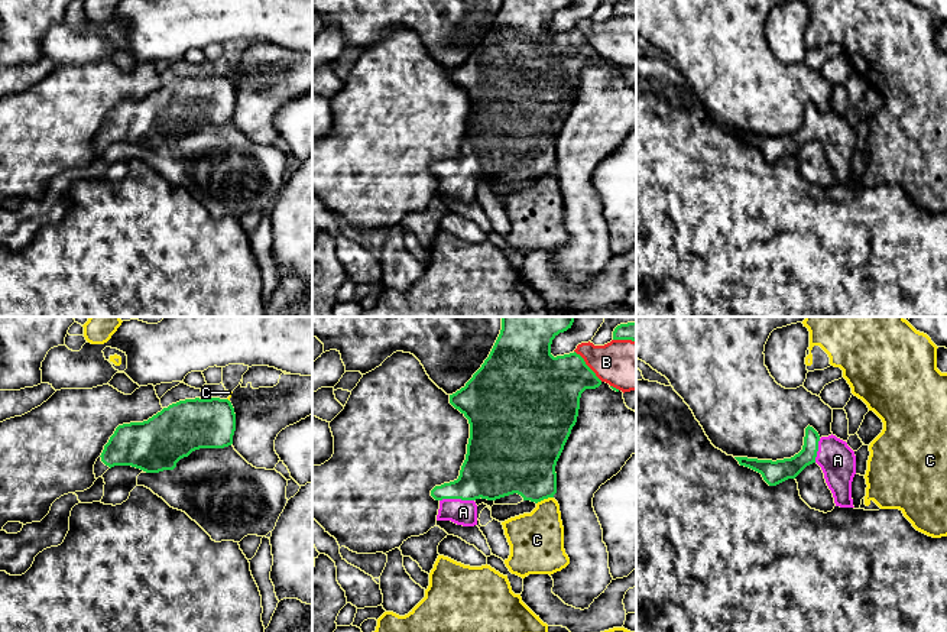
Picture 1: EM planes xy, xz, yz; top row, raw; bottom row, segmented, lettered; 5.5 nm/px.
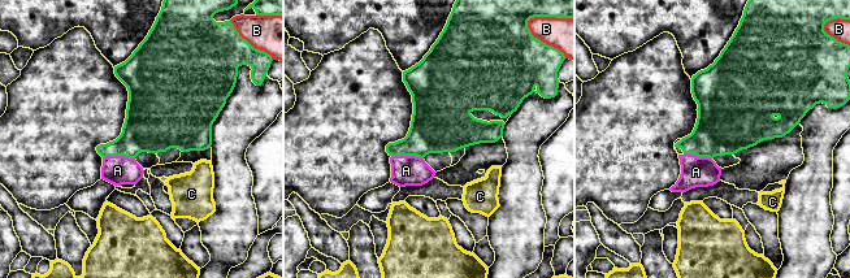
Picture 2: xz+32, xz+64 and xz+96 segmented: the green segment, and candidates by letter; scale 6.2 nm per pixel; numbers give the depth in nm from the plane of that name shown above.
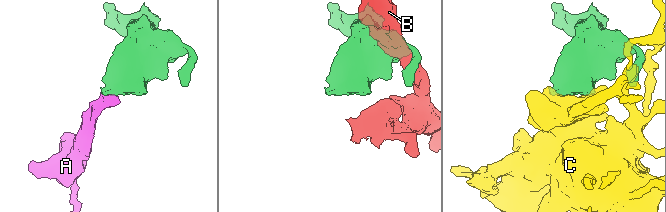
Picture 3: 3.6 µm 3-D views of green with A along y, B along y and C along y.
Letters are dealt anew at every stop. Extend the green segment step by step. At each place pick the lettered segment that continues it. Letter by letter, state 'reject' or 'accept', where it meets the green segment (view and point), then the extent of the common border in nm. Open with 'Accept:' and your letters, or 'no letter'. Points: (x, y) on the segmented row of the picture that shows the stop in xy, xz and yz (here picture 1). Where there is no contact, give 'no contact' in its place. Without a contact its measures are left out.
Accept: A
A: accept; contact xz (456, 498); length 190 nm
B: reject; contact xz (587, 366); length 240 nm
C: reject; contact xz (544, 498); length 100 nm

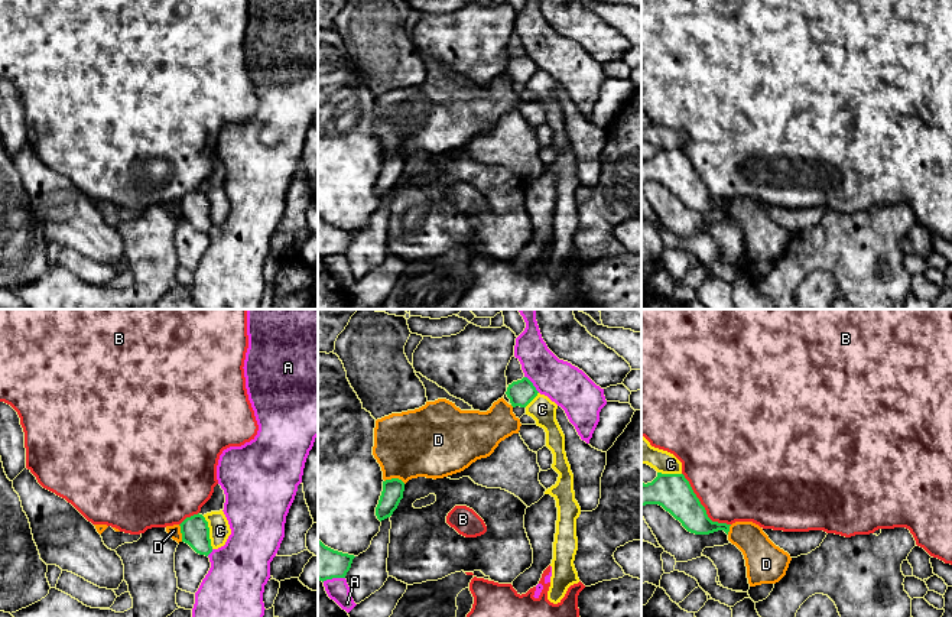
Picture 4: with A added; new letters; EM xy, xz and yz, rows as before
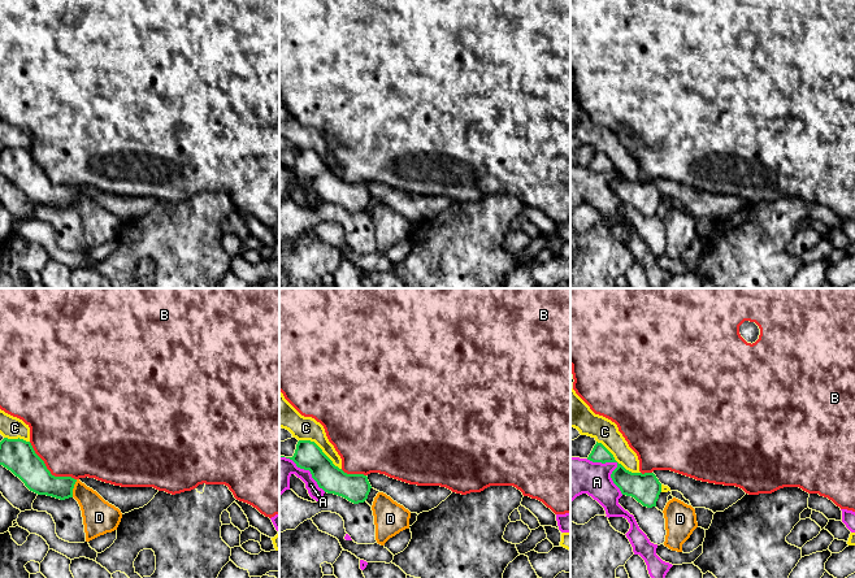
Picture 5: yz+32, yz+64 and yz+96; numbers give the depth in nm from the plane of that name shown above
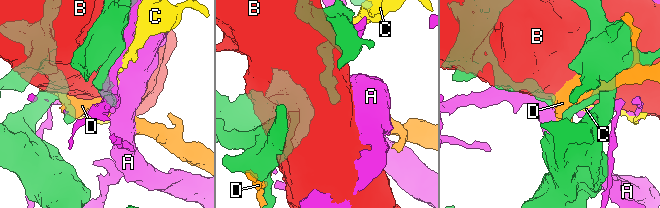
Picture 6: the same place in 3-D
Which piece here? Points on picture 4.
Accept: no letter
A: reject; contact xz (532, 385); length 130 nm
B: reject; contact yz (702, 506); length 400 nm
C: reject; contact xy (208, 532); length 190 nm
D: reject; contact xz (395, 479); length 120 nm

